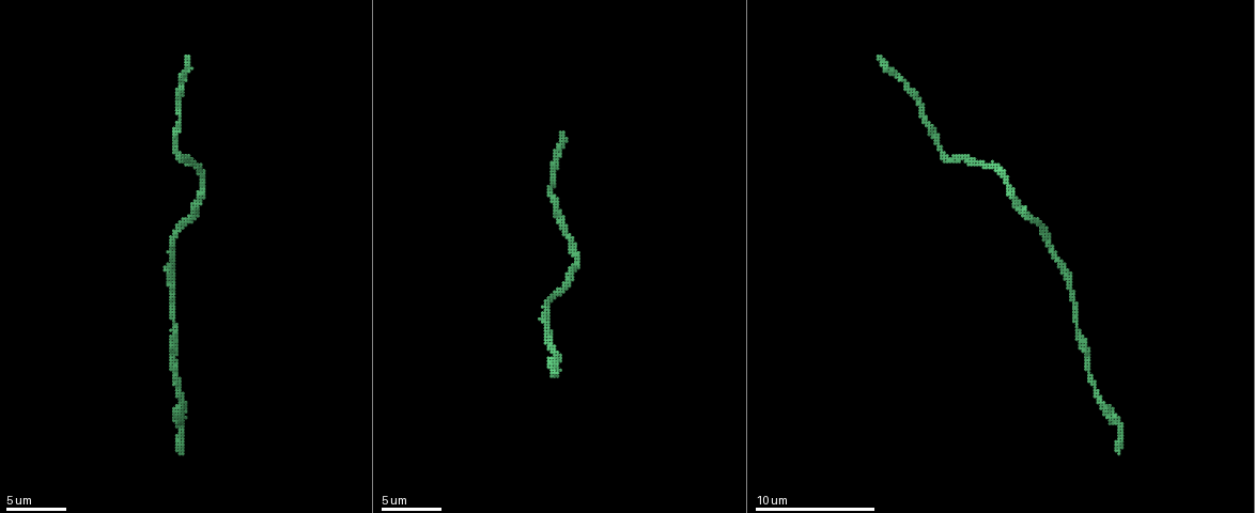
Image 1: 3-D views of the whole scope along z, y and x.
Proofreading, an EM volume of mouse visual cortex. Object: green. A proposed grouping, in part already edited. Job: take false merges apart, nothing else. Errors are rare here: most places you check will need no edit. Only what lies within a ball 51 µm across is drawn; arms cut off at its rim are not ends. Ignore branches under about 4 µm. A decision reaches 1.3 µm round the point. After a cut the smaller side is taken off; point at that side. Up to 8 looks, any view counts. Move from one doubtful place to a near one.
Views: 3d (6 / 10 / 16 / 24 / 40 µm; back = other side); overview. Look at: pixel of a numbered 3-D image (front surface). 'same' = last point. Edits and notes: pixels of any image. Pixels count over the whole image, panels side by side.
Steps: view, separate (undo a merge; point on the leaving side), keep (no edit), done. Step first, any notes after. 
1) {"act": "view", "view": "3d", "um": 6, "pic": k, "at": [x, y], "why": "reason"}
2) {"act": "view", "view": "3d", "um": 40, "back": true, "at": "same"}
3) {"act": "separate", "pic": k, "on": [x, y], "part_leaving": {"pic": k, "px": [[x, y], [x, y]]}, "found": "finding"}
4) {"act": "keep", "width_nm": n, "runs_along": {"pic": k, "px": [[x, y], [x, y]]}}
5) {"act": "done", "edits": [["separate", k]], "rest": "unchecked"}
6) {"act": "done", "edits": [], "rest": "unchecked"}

{"act": "view", "view": "3d", "um": 6, "pic": 1, "at": [187, 219]}

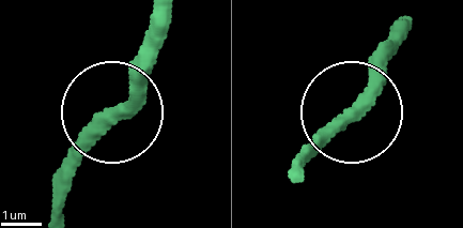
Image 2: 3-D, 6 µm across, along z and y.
{"act": "keep", "side_arm_um": 22, "found": "continuous, no second cell"}

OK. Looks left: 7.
{"act": "view", "view": "3d", "um": 6, "pic": 1, "at": [922, 118], "why": "a narrow waist"}

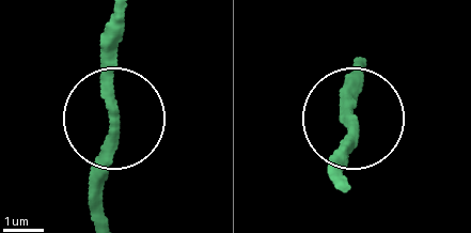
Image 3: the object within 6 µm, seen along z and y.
{"act": "view", "view": "3d", "um": 6, "back": true, "pic": 3, "at": [114, 117], "why": "other side"}

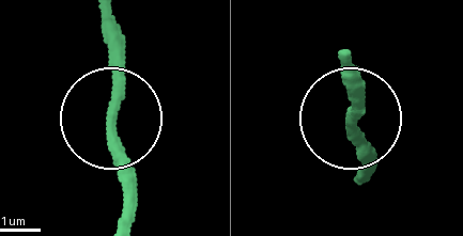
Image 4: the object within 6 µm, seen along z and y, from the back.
{"act": "keep", "width_nm": 280, "runs_along": {"pic": 4, "px": [[361, 173], [351, 67]]}, "found": "all the same cell"}

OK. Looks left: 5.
{"act": "view", "view": "3d", "um": 6, "pic": 1, "at": [949, 158], "why": "sudden change in width"}

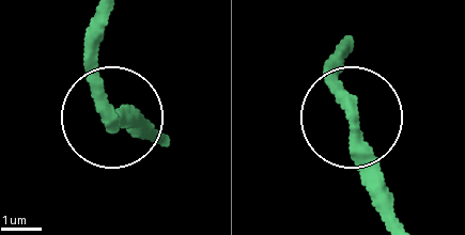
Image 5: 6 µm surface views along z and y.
{"act": "view", "view": "3d", "um": 6, "back": true, "pic": 5, "at": [111, 123]}

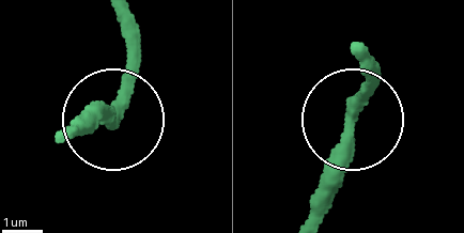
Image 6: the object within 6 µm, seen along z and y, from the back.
{"act": "keep", "found": "continuous, no second cell"}

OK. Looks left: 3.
{"act": "view", "view": "3d", "um": 10, "pic": 1, "at": [1078, 333], "why": "thick turns thin"}

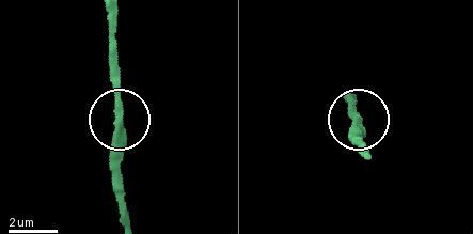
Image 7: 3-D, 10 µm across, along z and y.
{"act": "keep", "runs_along": {"pic": 7, "px": [[117, 20], [117, 190]]}, "found": "continuous, no second cell"}

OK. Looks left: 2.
{"act": "done", "edits": [], "rest": "unchecked"}

